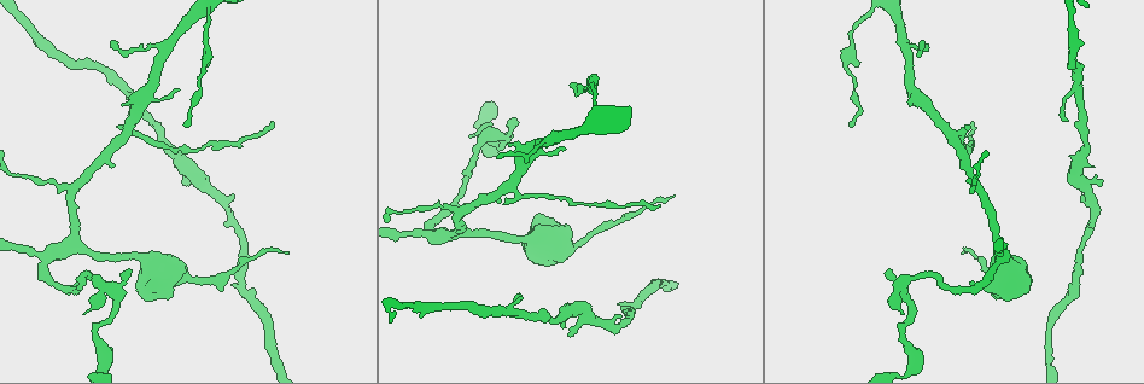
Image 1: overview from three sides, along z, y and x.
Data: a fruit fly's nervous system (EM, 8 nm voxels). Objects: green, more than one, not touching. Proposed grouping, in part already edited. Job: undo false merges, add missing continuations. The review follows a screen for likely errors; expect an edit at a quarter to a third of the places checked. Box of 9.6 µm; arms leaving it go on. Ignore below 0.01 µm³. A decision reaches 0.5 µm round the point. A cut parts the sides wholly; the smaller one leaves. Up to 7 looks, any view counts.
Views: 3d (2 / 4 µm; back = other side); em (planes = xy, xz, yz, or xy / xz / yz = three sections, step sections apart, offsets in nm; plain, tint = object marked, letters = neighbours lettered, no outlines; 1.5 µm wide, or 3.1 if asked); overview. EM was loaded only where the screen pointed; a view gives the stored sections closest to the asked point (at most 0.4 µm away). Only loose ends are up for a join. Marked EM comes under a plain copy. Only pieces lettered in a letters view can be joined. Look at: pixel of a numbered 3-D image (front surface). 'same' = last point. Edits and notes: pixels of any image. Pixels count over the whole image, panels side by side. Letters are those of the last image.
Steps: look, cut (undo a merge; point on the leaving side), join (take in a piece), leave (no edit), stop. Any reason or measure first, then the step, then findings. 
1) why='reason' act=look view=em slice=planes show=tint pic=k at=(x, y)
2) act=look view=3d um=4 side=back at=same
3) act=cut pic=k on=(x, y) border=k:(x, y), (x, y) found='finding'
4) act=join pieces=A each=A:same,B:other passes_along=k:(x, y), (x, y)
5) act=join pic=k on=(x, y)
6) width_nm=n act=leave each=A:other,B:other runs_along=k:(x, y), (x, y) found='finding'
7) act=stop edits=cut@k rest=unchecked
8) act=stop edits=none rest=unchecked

why='sharp bend' act=look view=3d um=2 side=back pic=1 at=(902, 330)

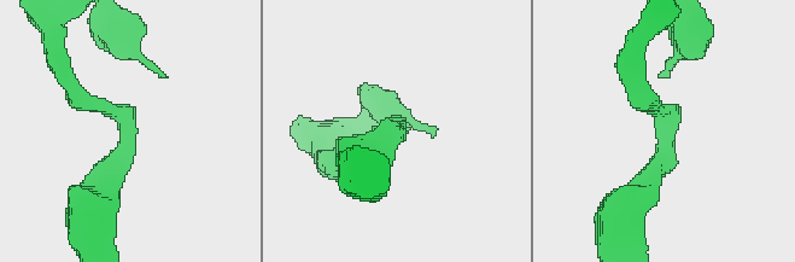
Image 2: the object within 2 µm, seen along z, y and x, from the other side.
why='shape alone is not enough' act=look view=em slice=yz step=4 show=letters pic=2 at=(397, 130)

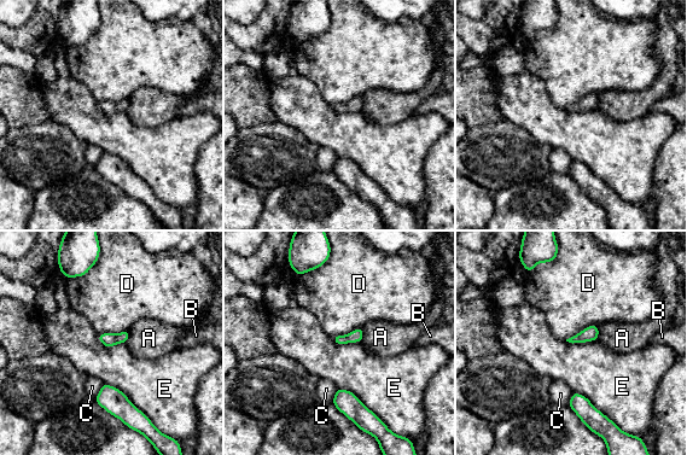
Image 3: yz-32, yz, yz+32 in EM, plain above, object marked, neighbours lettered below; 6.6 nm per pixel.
why='cut it another way' act=look view=em slice=xy step=8 show=letters at=same

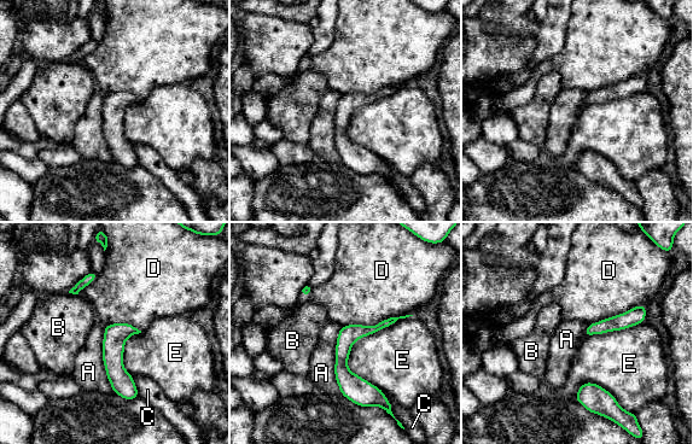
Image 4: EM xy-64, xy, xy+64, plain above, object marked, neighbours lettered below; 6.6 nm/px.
width_nm=160 longest_contact=E:550nm act=leave each=A:other,B:other,C:other,D:other,E:other found='continuous, no second cell'

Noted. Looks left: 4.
why='thin neck' act=look view=em slice=xy step=8 show=tint pic=1 at=(200, 78)

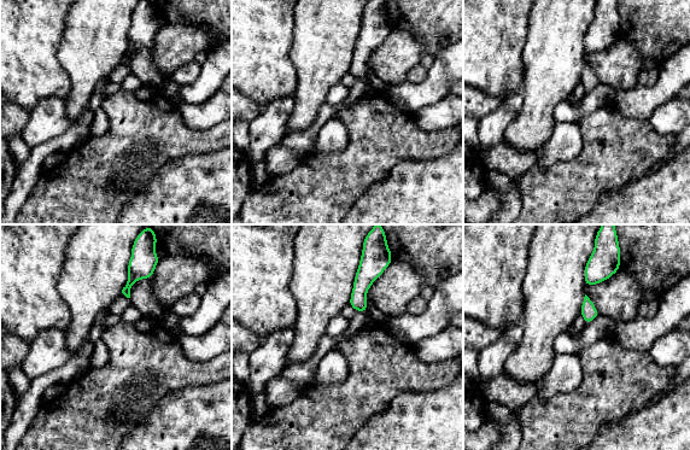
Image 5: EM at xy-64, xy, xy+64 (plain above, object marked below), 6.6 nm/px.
act=look view=em slice=xz step=8 show=letters at=same

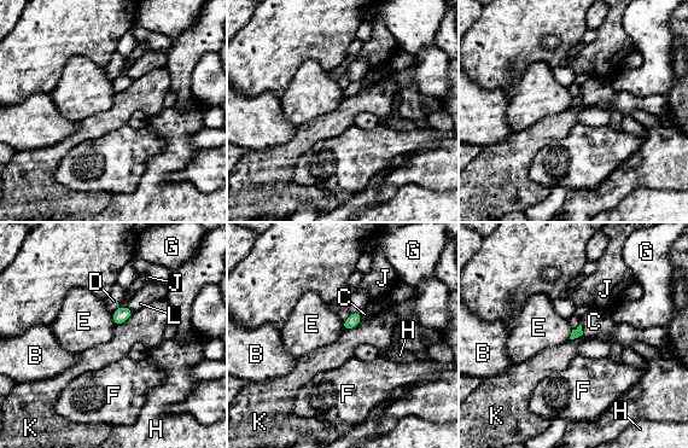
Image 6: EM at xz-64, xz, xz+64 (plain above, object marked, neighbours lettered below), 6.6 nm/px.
longest_contact=K:160nm act=leave each=B:other,C:other,D:other,E:other,F:other,G:other,H:other,J:other,K:other,L:other border=6:(361, 313), (359, 323) found='all the same cell'

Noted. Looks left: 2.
why='thin end' act=look view=em slice=xy step=4 show=letters pic=1 at=(182, 181)

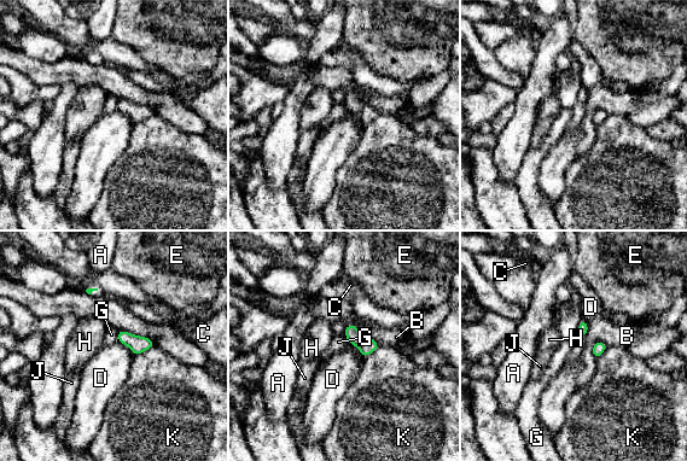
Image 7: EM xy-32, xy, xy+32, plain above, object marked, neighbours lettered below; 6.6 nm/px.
why='cut it another way' act=look view=em slice=planes show=letters at=same

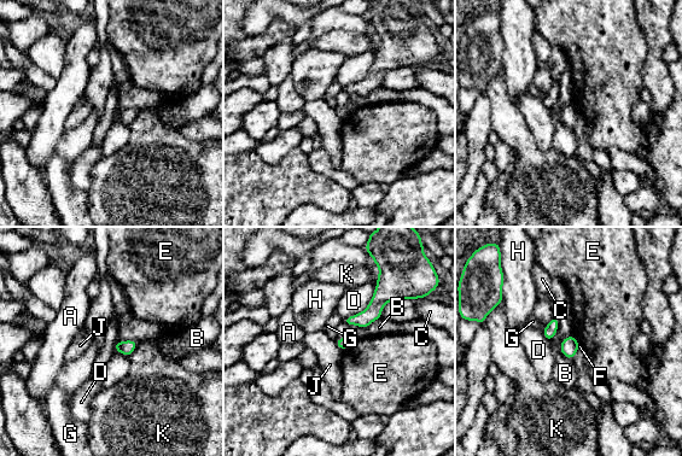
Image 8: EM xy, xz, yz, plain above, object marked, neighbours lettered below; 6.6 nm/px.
act=leave each=A:other,B:other,C:other,D:other,E:other,F:other,G:other,H:other,J:other,K:other border=8:(334, 340), (342, 351) found='none of them fits'

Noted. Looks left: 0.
act=stop edits=none rest=unchecked

